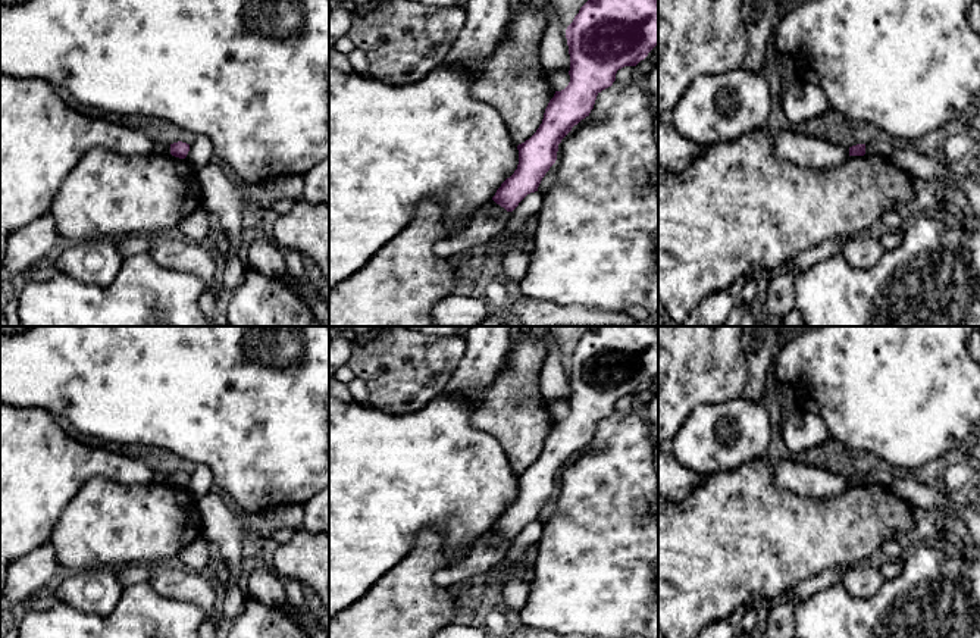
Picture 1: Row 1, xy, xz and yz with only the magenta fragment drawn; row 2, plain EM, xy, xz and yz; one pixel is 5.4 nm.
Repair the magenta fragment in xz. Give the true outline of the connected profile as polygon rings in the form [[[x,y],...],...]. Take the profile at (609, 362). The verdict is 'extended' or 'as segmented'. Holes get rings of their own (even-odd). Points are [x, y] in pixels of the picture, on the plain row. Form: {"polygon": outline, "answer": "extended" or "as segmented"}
{"polygon": [[[591,326],[567,356],[566,368],[570,384],[570,412],[564,419],[555,420],[536,462],[517,475],[517,498],[501,513],[492,526],[492,529],[507,541],[513,541],[527,523],[538,520],[542,507],[557,490],[558,473],[574,454],[589,445],[597,425],[613,415],[617,400],[624,395],[636,395],[655,375],[658,375],[658,326]]], "answer": "as segmented"}

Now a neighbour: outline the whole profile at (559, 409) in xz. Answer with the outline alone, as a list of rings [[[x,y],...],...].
[[[566,400],[551,401],[547,406],[548,406],[550,416],[554,420],[564,419],[569,415],[569,412],[570,412],[570,404]]]

